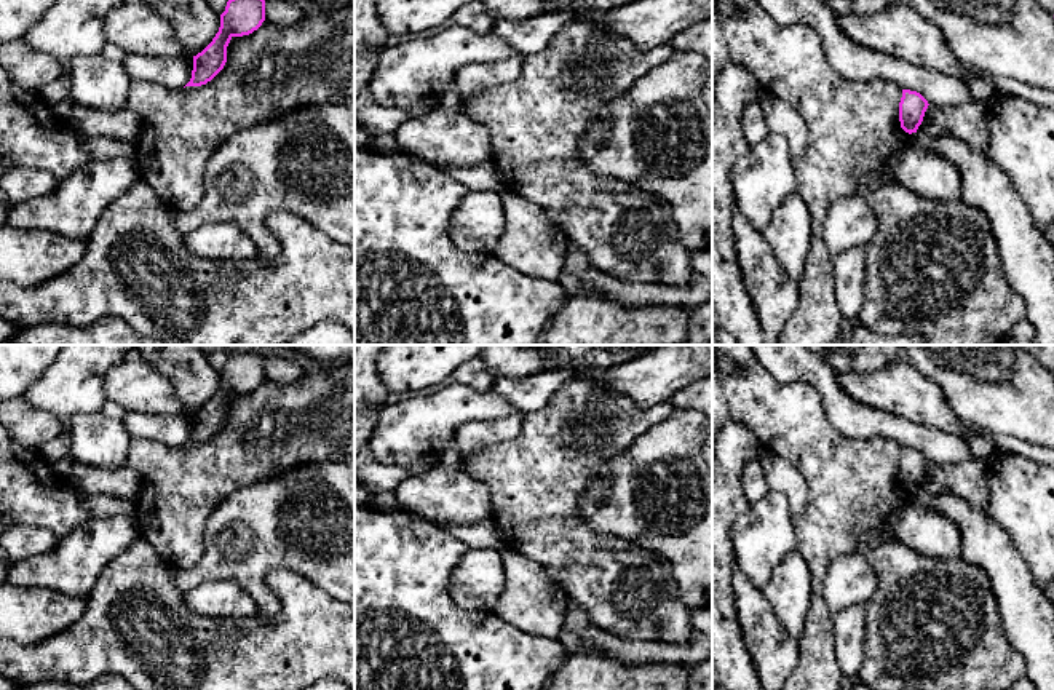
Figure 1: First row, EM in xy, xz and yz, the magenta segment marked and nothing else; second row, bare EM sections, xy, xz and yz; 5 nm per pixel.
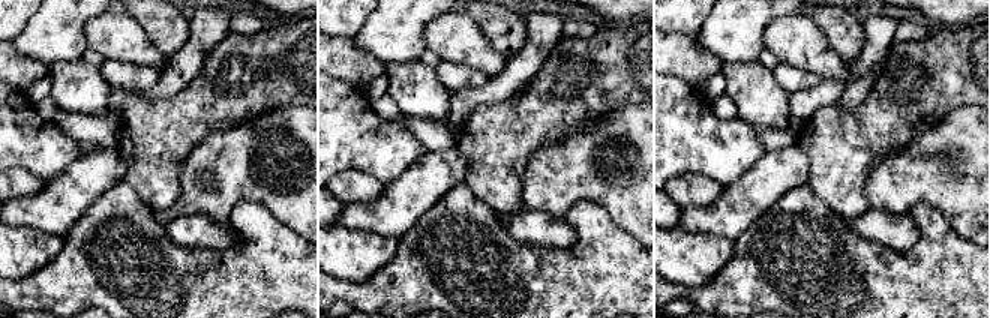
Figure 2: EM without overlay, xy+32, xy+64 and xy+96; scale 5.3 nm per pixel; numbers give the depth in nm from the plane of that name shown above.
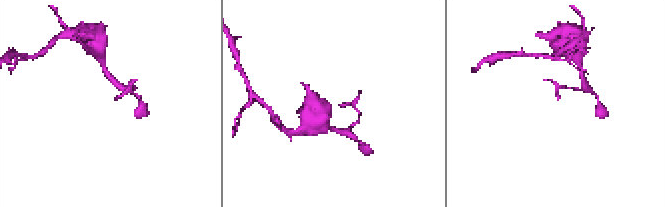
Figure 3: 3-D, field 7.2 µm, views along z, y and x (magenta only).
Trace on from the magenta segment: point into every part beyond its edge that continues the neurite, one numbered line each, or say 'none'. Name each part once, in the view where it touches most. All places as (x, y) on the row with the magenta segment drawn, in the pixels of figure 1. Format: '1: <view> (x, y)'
none

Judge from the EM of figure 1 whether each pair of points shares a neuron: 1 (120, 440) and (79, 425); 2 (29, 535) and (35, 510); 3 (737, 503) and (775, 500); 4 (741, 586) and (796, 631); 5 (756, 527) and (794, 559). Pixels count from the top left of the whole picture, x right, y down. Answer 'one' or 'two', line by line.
1: one
2: two
3: two
4: two
5: two

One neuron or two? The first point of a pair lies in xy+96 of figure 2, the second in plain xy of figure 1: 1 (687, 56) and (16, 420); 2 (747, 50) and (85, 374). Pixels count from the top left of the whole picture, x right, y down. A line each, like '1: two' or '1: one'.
1: one
2: one

